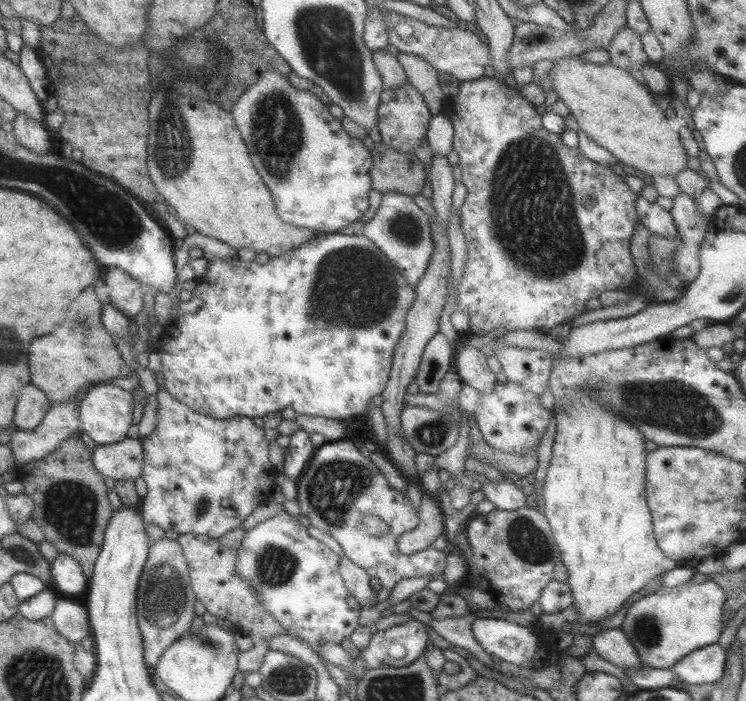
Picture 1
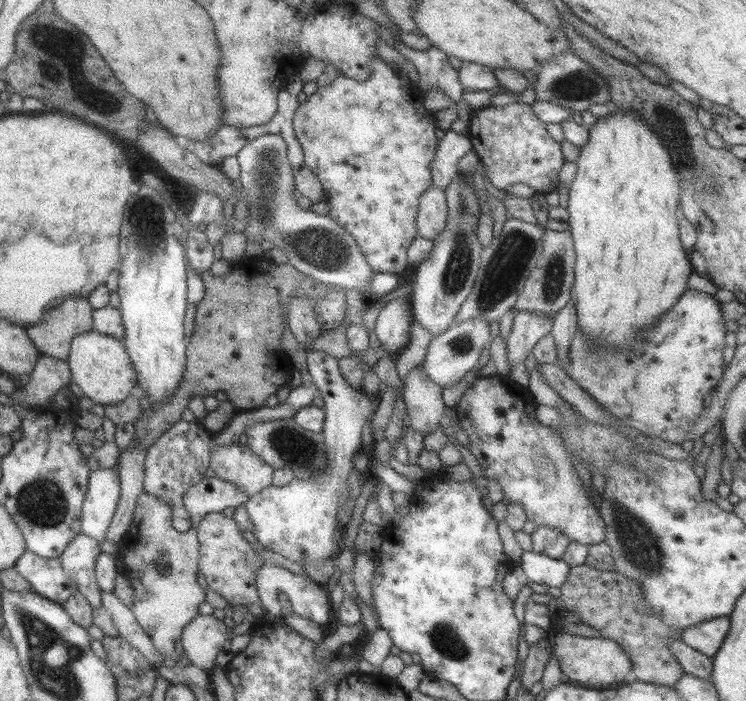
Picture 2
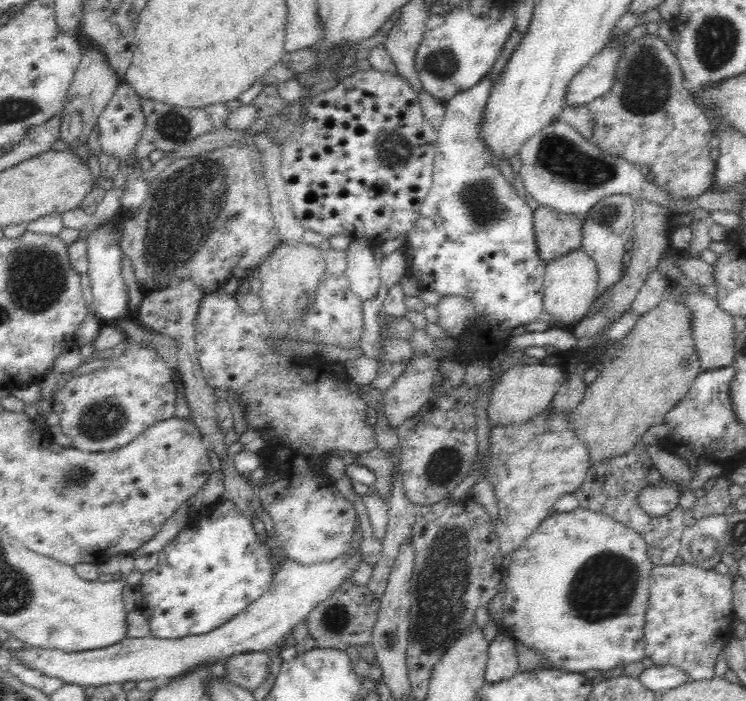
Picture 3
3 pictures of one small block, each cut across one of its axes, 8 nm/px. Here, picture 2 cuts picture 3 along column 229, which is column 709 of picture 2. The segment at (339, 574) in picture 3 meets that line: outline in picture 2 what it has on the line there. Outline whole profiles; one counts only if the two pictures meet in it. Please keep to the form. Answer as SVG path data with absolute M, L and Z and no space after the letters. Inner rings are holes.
M717 616L712 620L690 626L680 634L680 638L686 646L712 658L723 643L729 628L728 616Z

